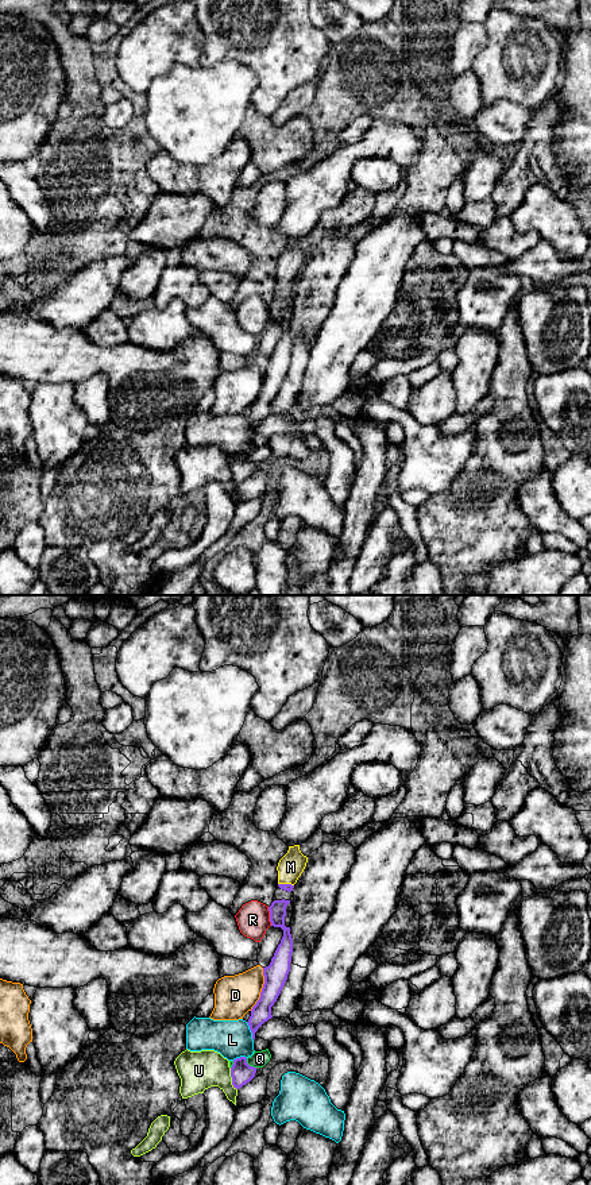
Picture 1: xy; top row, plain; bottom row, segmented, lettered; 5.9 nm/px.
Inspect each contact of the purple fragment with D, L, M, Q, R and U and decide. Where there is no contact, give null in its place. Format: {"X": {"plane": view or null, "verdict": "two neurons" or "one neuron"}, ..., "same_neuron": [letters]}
{"D": {"plane": "xy", "verdict": "two neurons"}, "L": {"plane": "xy", "verdict": "two neurons"}, "M": {"plane": "xy", "verdict": "one neuron"}, "Q": {"plane": "xy", "verdict": "two neurons"}, "R": {"plane": "xy", "verdict": "two neurons"}, "U": {"plane": "xy", "verdict": "two neurons"}, "same_neuron": ["M"]}

